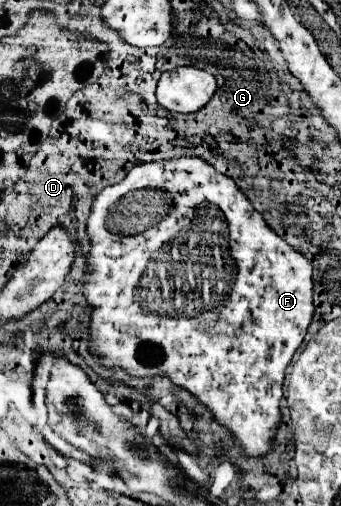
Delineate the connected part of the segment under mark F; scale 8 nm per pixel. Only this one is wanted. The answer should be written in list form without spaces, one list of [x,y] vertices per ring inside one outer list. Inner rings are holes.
[[[183,156],[183,158],[179,158],[179,160],[157,160],[157,162],[147,162],[147,164],[139,164],[139,166],[135,166],[135,168],[133,168],[133,170],[129,170],[129,174],[127,174],[127,176],[125,176],[125,178],[123,178],[123,182],[117,182],[117,184],[113,184],[113,186],[107,186],[107,188],[103,188],[103,190],[101,190],[101,194],[99,194],[99,196],[97,196],[97,198],[95,198],[95,202],[93,202],[93,208],[91,208],[91,216],[89,216],[89,220],[87,220],[87,234],[89,234],[89,238],[91,238],[91,252],[89,252],[89,258],[87,258],[87,264],[89,264],[89,274],[87,274],[87,278],[85,278],[85,288],[83,288],[83,294],[85,294],[85,298],[87,298],[87,302],[89,302],[89,304],[91,304],[91,306],[93,306],[93,314],[91,314],[91,346],[89,346],[89,352],[93,352],[93,354],[99,354],[99,356],[101,356],[101,364],[103,364],[103,366],[123,366],[123,368],[125,368],[125,370],[127,370],[127,372],[129,372],[129,374],[131,374],[131,376],[155,376],[155,374],[167,374],[167,376],[169,376],[169,378],[171,378],[171,380],[173,380],[173,384],[177,384],[177,386],[183,386],[183,388],[187,388],[187,390],[189,390],[189,392],[193,392],[193,394],[195,394],[195,396],[197,396],[197,398],[199,398],[199,400],[201,400],[201,402],[203,402],[203,404],[205,404],[205,406],[207,406],[207,408],[209,408],[209,410],[211,410],[211,412],[213,412],[213,416],[215,416],[215,418],[217,418],[217,420],[219,420],[219,422],[221,422],[221,424],[223,424],[223,426],[227,426],[227,428],[229,428],[229,430],[231,430],[231,432],[233,432],[233,434],[235,434],[235,438],[237,438],[237,442],[239,442],[239,444],[241,444],[241,446],[243,446],[243,448],[245,448],[245,452],[247,452],[247,454],[249,454],[249,456],[261,456],[261,454],[265,454],[265,452],[267,452],[267,450],[269,450],[269,442],[271,442],[271,438],[273,438],[273,436],[275,436],[275,430],[277,430],[277,426],[279,426],[279,422],[281,422],[281,412],[279,412],[279,400],[281,400],[281,396],[283,396],[283,392],[281,392],[281,386],[283,386],[283,376],[285,376],[285,368],[287,368],[287,364],[289,364],[289,362],[291,362],[291,358],[293,358],[293,354],[295,354],[295,352],[297,352],[297,348],[299,348],[299,346],[301,346],[301,342],[303,342],[303,338],[305,338],[305,332],[307,332],[307,326],[309,326],[309,322],[311,322],[311,318],[313,318],[313,282],[311,282],[311,264],[309,264],[309,262],[307,262],[307,258],[305,258],[305,256],[303,256],[303,254],[299,254],[299,252],[297,252],[297,250],[293,250],[293,248],[291,248],[291,246],[289,246],[289,244],[287,244],[287,242],[283,242],[283,238],[281,238],[281,236],[277,236],[277,232],[275,232],[275,230],[273,230],[273,228],[271,228],[271,226],[269,226],[269,224],[267,224],[267,222],[265,222],[265,220],[263,220],[263,216],[261,216],[261,214],[259,214],[259,212],[257,212],[257,210],[255,210],[255,208],[253,208],[253,204],[251,204],[251,202],[249,202],[249,198],[247,198],[247,196],[245,196],[245,194],[243,194],[243,192],[241,192],[241,190],[239,190],[239,186],[237,186],[237,184],[235,184],[235,182],[233,182],[233,178],[229,178],[229,176],[225,176],[225,174],[221,174],[221,172],[217,172],[217,170],[215,170],[215,168],[213,168],[213,166],[211,166],[211,164],[209,164],[209,162],[205,162],[205,160],[203,160],[203,158],[197,158],[197,156],[193,156],[193,158],[187,158],[187,156]],[[167,200],[169,200],[169,202],[171,202],[171,204],[173,204],[173,206],[175,206],[175,210],[169,210],[169,208],[167,208]],[[205,302],[209,302],[209,304],[219,304],[219,306],[217,306],[217,308],[211,308],[211,310],[205,310],[205,312],[199,312],[199,314],[197,314],[197,316],[187,316],[187,312],[181,312],[181,310],[179,310],[179,308],[177,308],[177,306],[179,306],[179,304],[205,304]]]

